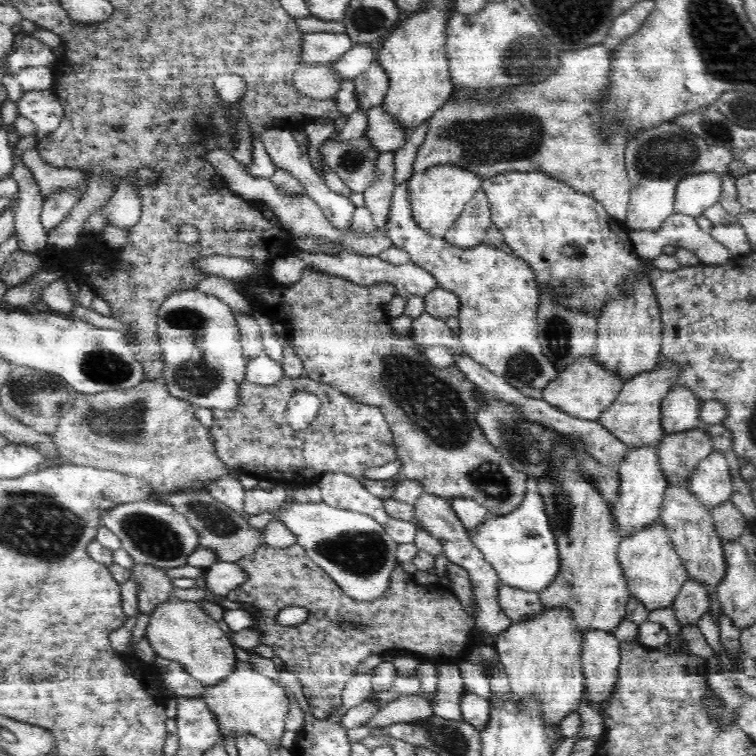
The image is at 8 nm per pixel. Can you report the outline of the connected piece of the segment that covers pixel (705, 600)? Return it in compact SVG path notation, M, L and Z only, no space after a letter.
M689 579L676 596L673 603L676 619L680 626L697 624L697 620L709 613L711 594L704 584Z

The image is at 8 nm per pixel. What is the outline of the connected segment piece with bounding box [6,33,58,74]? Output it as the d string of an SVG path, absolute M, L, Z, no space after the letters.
M24 33L21 45L7 57L7 67L16 74L21 68L31 66L46 66L53 68L58 56L53 49L44 45L29 33Z

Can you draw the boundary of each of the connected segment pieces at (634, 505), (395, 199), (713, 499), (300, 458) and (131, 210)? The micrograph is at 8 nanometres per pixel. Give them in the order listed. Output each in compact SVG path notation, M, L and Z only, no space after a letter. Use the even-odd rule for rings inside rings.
M658 445L629 447L626 458L621 460L618 467L620 477L620 494L618 494L618 498L616 498L612 504L608 503L608 507L610 507L610 511L612 511L612 517L614 517L616 525L620 527L622 538L626 538L628 535L639 531L643 526L652 524L654 521L659 521L661 502L666 487L668 486L668 479L664 476L662 467L660 467Z
M408 182L396 185L390 204L390 216L388 216L387 234L391 238L394 247L400 247L410 254L410 260L420 265L427 273L432 274L442 289L450 290L460 299L458 318L460 321L458 338L462 343L465 354L470 355L478 364L484 366L489 372L496 374L508 384L520 389L522 386L541 388L548 386L559 374L557 367L542 352L538 342L537 310L539 305L539 288L535 280L532 267L514 256L507 254L500 248L491 247L482 243L469 248L456 247L446 239L437 238L427 234L412 217L410 207L410 193Z
M713 450L697 463L695 471L688 478L688 489L702 501L706 509L712 510L731 500L733 486L729 472L724 453Z
M302 376L286 377L272 386L245 381L238 392L240 402L234 410L212 409L214 424L209 428L214 448L222 463L280 485L315 482L324 473L345 472L354 478L366 478L364 470L396 460L396 449L383 410L356 402L340 390ZM296 391L310 392L320 399L320 408L307 428L294 431L284 417L288 401Z
M141 169L124 180L123 185L116 188L107 204L100 208L103 216L107 218L106 227L132 227L136 224L141 215L142 204L139 192L132 184L136 180L158 178L160 178L158 173L154 173L151 169Z

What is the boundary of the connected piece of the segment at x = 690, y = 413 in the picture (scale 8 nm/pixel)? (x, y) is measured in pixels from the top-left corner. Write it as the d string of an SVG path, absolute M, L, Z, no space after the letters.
M676 386L660 404L662 428L665 434L674 434L696 428L700 424L702 402L692 390Z

